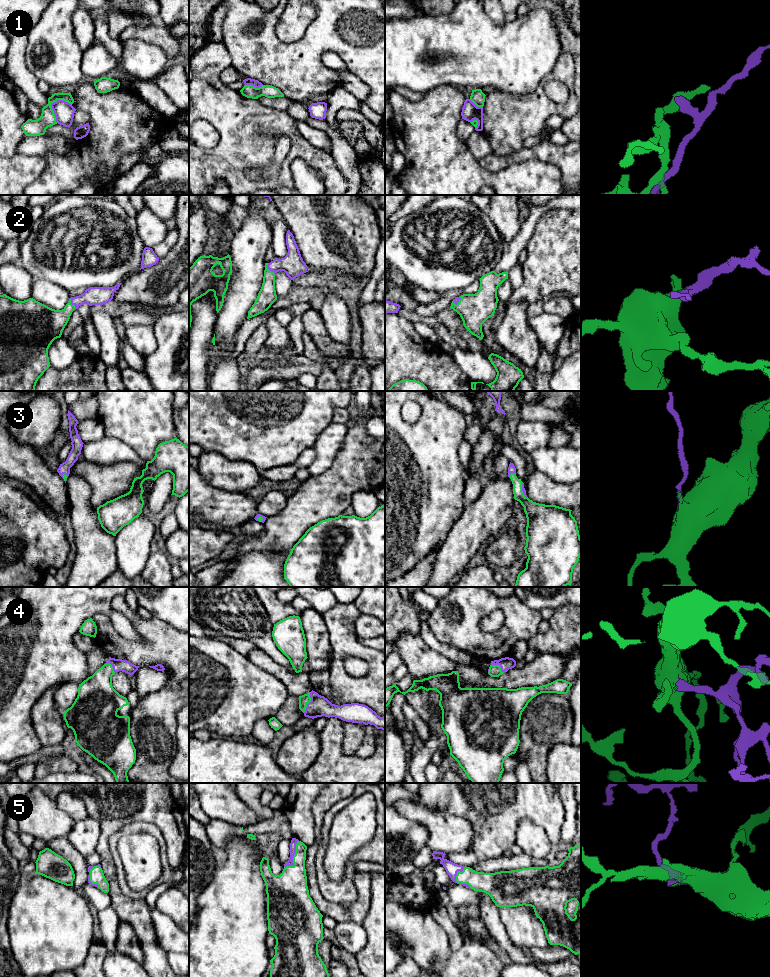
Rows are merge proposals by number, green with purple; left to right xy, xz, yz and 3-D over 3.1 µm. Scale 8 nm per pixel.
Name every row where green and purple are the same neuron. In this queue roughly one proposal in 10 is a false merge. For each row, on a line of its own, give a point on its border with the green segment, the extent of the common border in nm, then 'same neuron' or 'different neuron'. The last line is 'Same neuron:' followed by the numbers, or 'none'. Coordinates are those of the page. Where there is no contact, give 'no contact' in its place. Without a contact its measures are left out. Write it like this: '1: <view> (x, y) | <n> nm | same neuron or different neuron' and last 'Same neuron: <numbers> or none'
1: xy (50, 104) | 200 nm | different neuron
2: xy (70, 303) | 100 nm | same neuron
3: yz (511, 473) | 70 nm | same neuron
4: xz (309, 701) | 180 nm | same neuron
5: xz (293, 857) | 260 nm | same neuron
Same neuron: 2, 3, 4, 5

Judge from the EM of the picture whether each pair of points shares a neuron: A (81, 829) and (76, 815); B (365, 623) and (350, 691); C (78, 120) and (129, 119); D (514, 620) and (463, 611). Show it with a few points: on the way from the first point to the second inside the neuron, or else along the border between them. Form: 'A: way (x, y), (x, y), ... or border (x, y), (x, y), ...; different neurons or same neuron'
A: border (88, 816), (75, 821); different neurons
B: border (353, 628), (356, 634); different neurons
C: border (76, 109), (85, 111), (89, 115), (89, 122); different neurons
D: way (504, 607), (501, 604), (476, 604); same neuron

